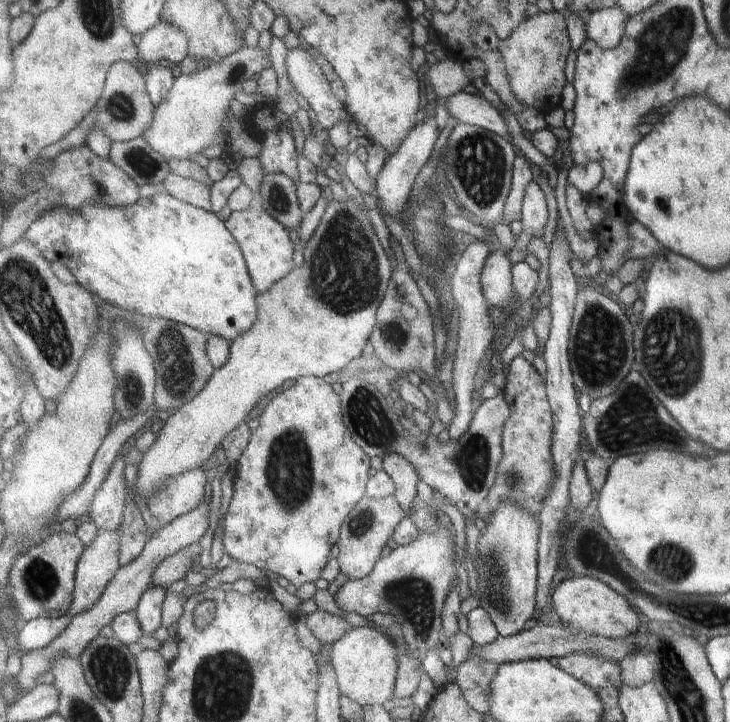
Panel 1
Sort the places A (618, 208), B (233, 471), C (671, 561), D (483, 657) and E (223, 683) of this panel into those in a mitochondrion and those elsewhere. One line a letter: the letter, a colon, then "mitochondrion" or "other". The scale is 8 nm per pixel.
A: other
B: other
C: mitochondrion
D: other
E: mitochondrion

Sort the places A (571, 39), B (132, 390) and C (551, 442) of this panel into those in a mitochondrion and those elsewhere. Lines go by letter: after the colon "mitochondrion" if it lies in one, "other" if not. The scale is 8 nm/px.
A: other
B: mitochondrion
C: other

